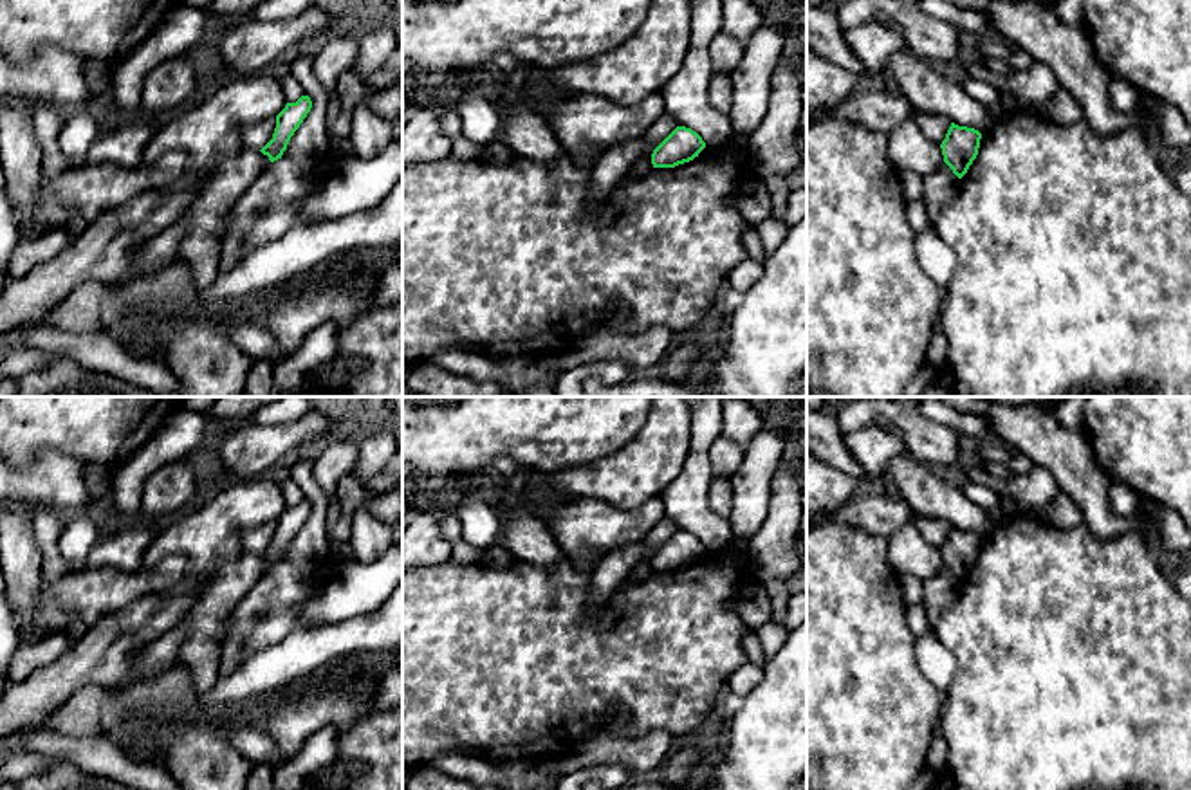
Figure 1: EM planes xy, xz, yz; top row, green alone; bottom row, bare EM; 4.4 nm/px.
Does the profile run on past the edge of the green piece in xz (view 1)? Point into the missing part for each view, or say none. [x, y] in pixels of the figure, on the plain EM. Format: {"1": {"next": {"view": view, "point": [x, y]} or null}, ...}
{"1": {"next": null}}

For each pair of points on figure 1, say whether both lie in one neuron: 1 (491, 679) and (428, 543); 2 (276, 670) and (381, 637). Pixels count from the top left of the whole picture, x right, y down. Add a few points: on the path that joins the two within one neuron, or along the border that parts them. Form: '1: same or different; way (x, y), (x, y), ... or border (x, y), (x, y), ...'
1: different; border (448, 558), (421, 567)
2: same; way (302, 653), (325, 643), (356, 637)

